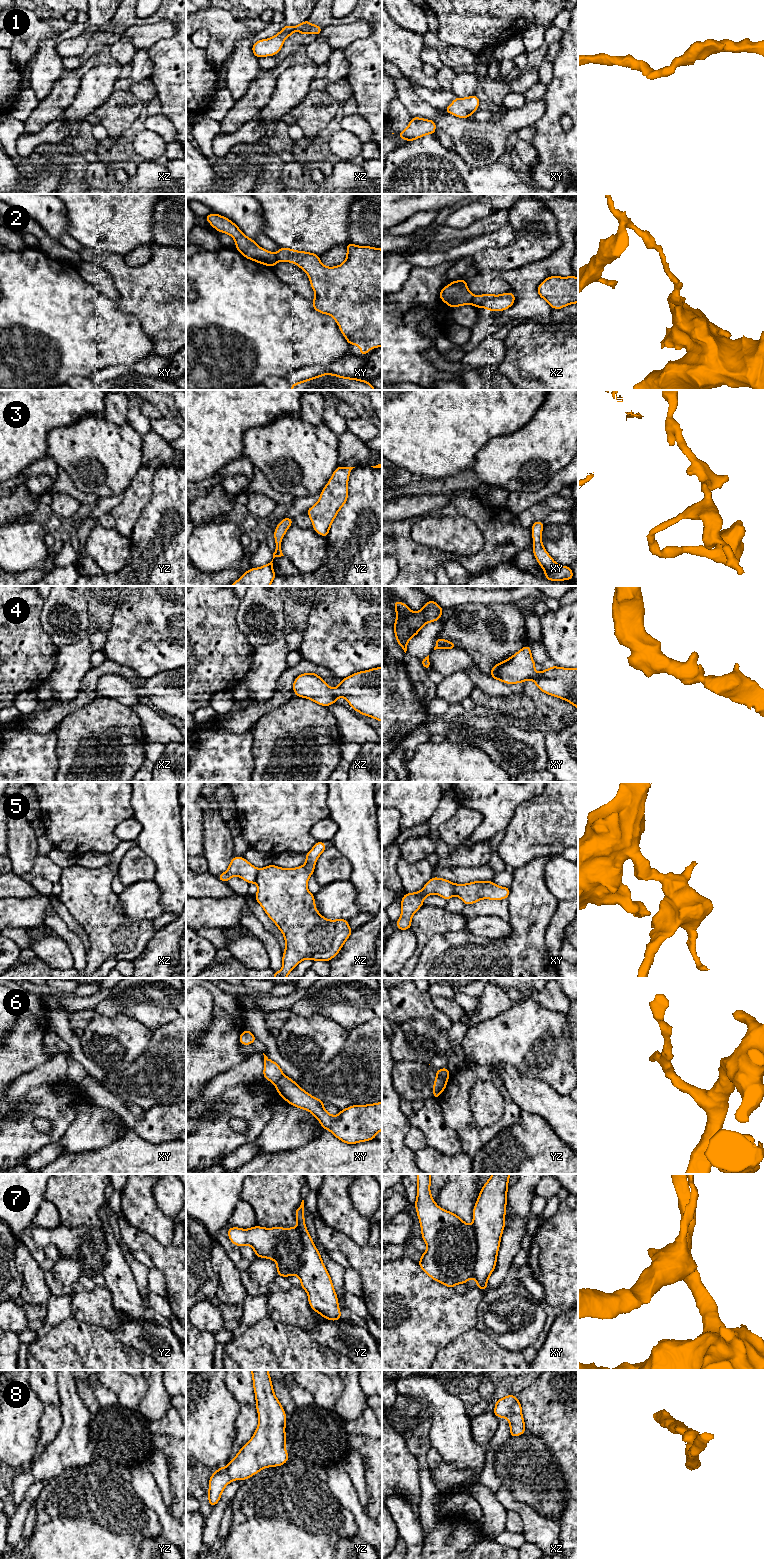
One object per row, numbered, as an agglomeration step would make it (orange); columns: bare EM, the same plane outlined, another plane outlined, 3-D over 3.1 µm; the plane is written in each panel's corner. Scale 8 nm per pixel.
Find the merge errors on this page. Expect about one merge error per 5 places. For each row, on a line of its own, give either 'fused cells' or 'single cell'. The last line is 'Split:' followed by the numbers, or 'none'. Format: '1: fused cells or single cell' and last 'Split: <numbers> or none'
1: single cell
2: fused cells
3: single cell
4: single cell
5: fused cells
6: fused cells
7: fused cells
8: single cell
Split: 2, 5, 6, 7

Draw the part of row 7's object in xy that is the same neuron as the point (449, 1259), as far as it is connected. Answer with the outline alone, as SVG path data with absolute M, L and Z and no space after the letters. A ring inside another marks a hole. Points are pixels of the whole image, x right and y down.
M417 1174L414 1203L427 1250L418 1261L433 1280L453 1288L473 1276L477 1244L472 1225L439 1207L431 1196L431 1174Z

